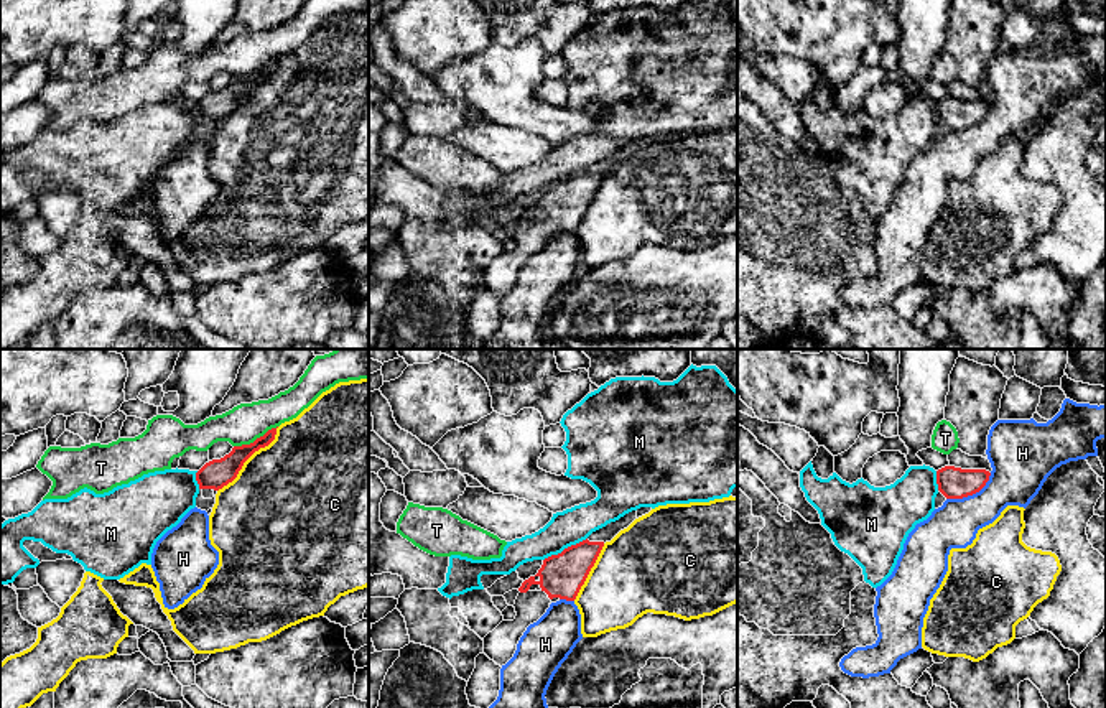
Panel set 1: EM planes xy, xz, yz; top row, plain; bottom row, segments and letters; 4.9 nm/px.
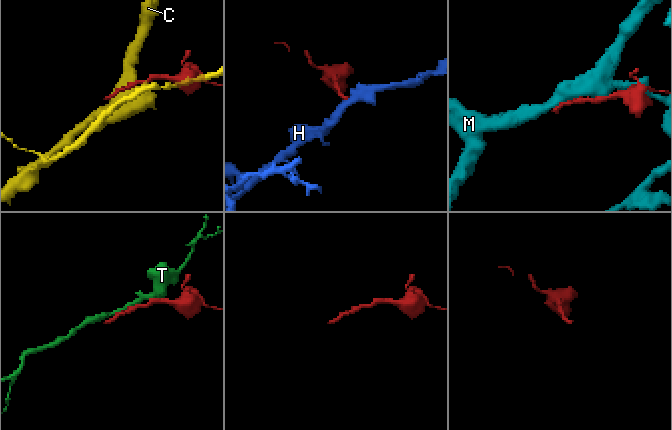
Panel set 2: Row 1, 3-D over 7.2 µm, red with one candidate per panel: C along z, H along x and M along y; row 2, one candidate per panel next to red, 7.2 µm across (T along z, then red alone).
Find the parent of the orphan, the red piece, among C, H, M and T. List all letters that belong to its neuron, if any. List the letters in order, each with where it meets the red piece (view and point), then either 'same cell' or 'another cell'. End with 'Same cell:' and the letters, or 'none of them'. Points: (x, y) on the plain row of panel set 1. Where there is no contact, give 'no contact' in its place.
C: meets red in xy at (249, 88); another cell
H: meets red in yz at (971, 125); another cell
M: meets red in xz at (565, 180); another cell
T: meets red in xy at (257, 69); another cell
Same cell: none of them

